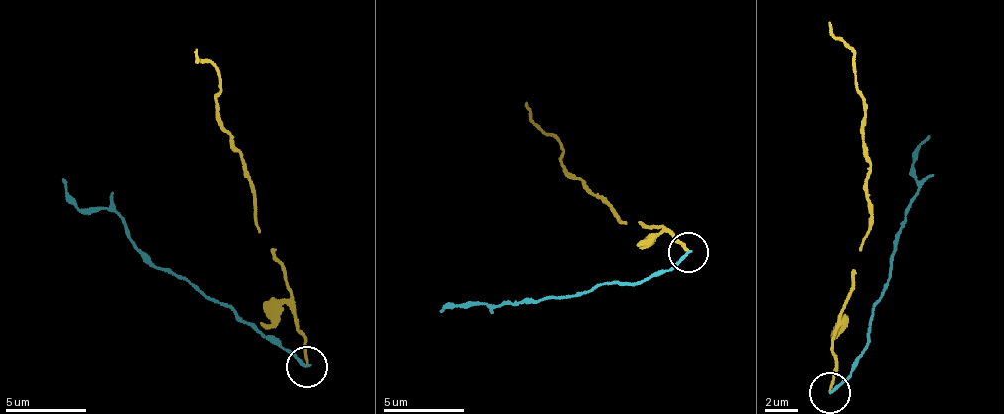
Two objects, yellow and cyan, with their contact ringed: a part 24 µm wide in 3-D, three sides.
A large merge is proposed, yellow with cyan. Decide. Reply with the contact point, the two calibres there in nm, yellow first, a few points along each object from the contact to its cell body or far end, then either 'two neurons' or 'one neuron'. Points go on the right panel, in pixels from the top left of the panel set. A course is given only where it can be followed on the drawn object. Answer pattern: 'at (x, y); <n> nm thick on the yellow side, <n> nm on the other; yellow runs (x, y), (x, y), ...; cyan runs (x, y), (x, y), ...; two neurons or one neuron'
at (829, 393); 120 nm thick on the yellow side, 170 nm on the other; yellow runs (829, 394), (835, 327), (869, 225), (869, 200), (864, 105), (856, 66), (828, 21); cyan runs (829, 394), (869, 341), (872, 307), (892, 274), (891, 250), (918, 187), (913, 163), (931, 134); two neurons

